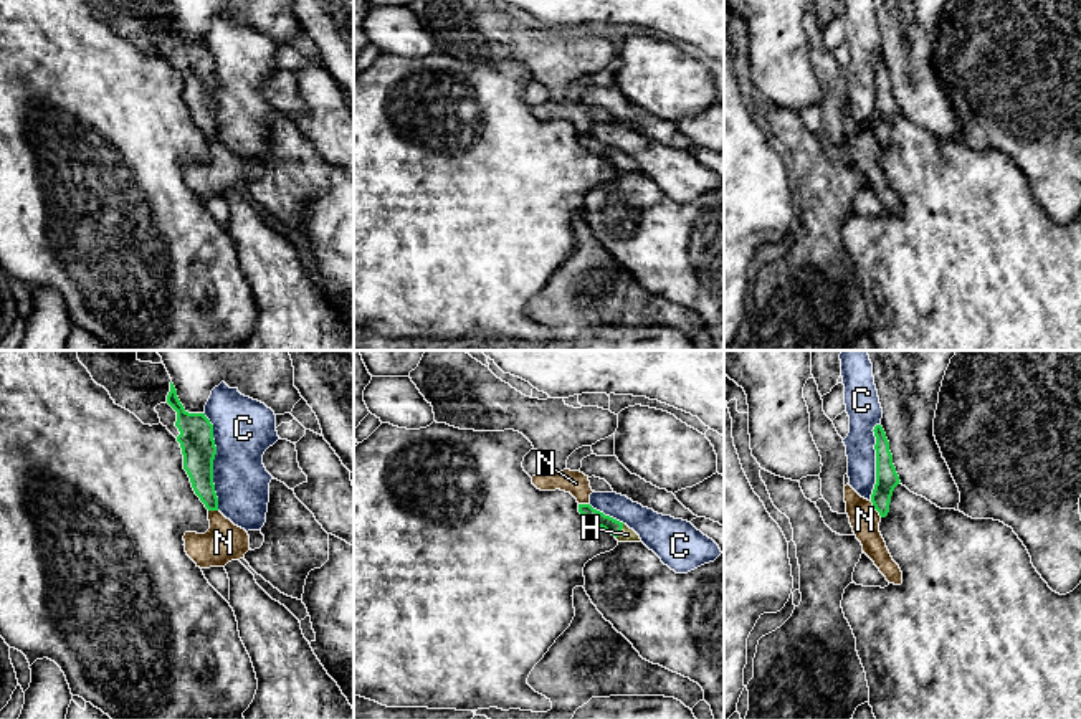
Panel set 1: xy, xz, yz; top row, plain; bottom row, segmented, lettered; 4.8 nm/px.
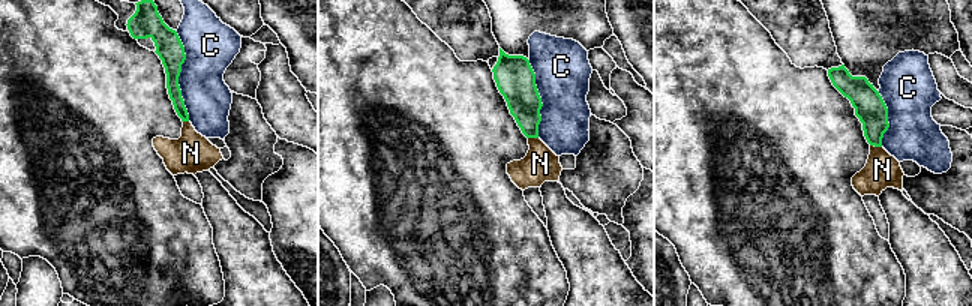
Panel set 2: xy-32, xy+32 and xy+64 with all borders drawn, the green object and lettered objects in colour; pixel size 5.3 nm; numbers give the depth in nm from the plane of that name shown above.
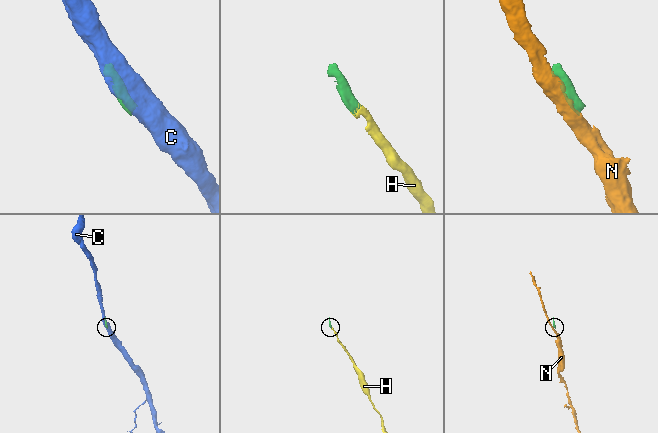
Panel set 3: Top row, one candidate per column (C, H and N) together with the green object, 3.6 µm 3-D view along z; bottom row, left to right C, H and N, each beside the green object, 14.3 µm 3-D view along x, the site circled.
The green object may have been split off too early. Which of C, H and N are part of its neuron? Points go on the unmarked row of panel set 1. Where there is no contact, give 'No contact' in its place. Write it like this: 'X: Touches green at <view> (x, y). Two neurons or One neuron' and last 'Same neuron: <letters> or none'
C: Touches green at xy (212, 91). Two neurons
H: Touches green at xz (620, 161). One neuron
N: Touches green at yz (875, 138). Two neurons
Same neuron: H

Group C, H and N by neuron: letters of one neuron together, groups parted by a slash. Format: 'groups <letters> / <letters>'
groups C / H / N

